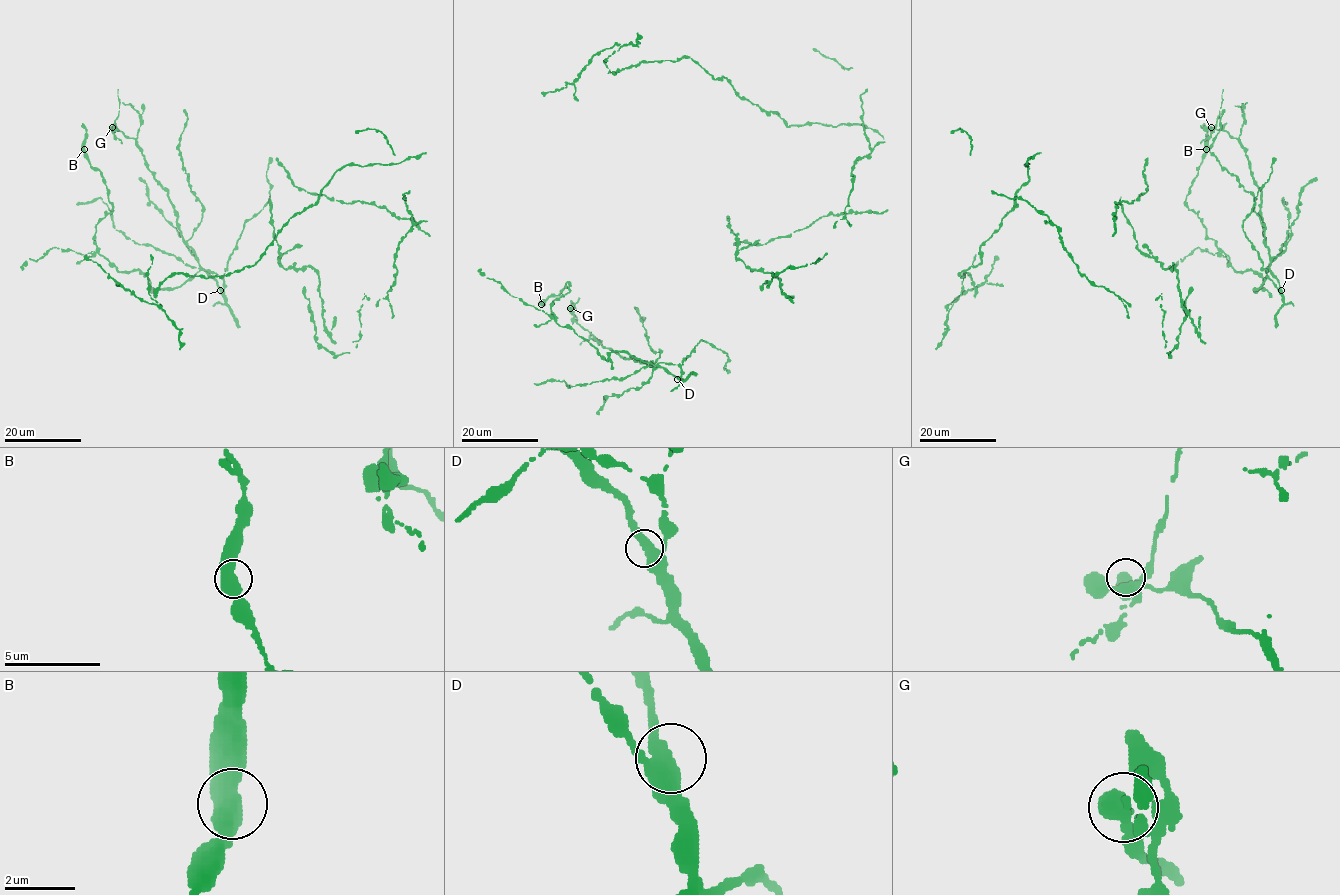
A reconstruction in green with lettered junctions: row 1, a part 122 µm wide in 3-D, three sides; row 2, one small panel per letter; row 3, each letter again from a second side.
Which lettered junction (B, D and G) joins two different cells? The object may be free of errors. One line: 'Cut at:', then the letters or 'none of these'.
Cut at: G

